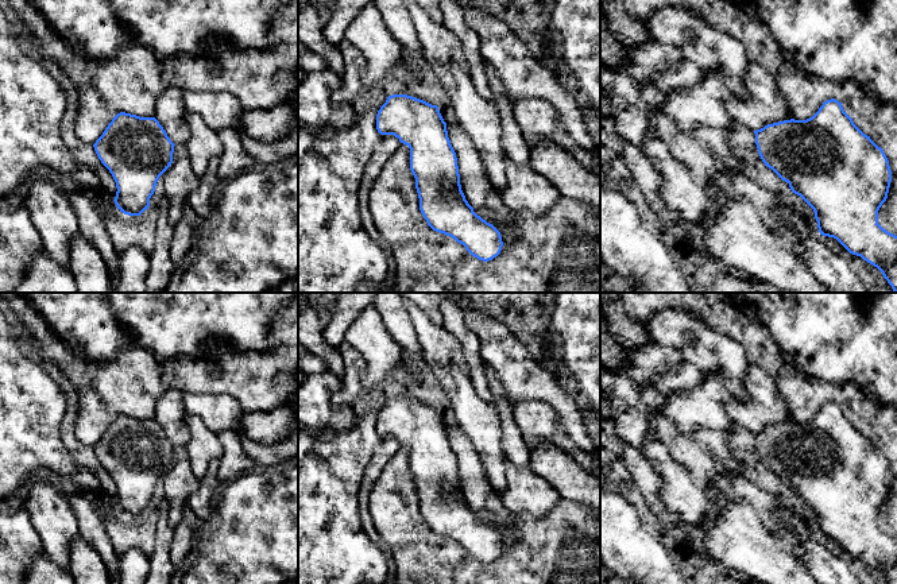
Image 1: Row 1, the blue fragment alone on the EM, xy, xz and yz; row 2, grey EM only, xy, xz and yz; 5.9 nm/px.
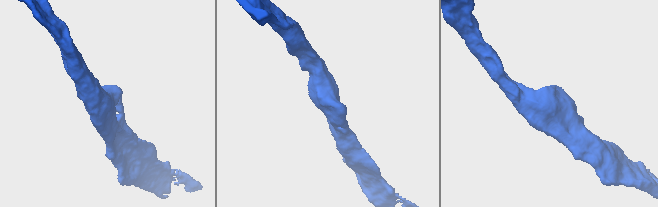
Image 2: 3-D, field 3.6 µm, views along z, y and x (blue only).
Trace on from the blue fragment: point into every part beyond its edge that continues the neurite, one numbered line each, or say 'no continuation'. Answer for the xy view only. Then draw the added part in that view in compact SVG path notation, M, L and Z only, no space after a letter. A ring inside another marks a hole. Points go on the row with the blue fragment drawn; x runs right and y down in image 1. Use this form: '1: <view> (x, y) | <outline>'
no continuation

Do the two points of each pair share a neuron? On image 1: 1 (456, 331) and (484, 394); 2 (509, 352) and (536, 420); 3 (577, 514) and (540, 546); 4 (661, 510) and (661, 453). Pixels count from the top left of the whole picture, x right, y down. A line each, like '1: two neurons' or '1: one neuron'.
1: one neuron
2: two neurons
3: one neuron
4: two neurons

